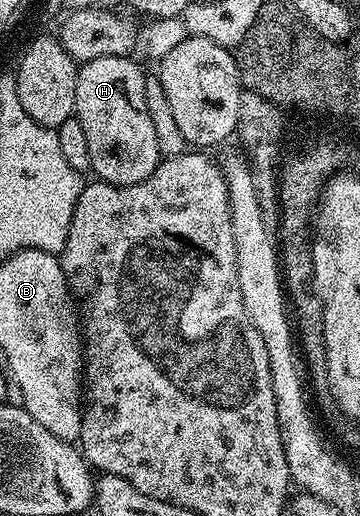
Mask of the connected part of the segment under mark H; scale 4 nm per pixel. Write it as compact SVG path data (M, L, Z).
M130 55L96 57L81 64L76 77L74 118L80 121L88 140L90 171L101 182L117 187L136 185L144 181L160 162L156 145L156 129L144 105L144 85L147 72L142 72Z

